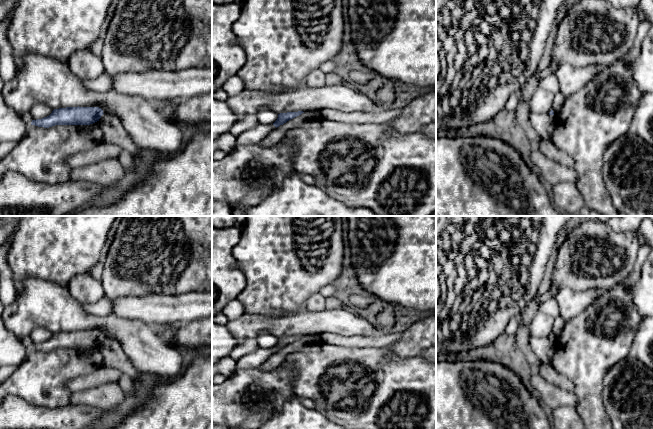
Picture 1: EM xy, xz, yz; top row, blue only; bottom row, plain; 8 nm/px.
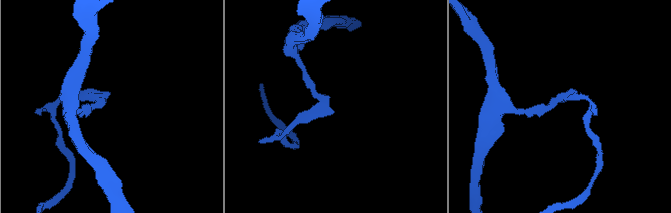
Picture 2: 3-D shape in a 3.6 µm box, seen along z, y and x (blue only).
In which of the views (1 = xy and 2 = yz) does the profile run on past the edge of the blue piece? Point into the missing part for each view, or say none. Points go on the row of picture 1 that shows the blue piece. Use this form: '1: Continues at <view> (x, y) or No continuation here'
1: No continuation here
2: No continuation here

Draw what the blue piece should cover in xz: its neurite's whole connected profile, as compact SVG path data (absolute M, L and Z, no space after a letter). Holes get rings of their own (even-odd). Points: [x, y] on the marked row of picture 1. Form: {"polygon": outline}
{"polygon": "M298 111L298 112L287 112L287 113L280 113L278 114L277 120L273 123L273 125L277 128L280 125L283 125L287 121L301 115L304 113L303 111Z"}

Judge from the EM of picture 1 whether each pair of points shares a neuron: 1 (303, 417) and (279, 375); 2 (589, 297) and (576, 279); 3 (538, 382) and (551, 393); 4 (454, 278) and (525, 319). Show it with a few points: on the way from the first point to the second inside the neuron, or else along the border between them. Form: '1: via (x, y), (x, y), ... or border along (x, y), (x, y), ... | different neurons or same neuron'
1: border along (295, 395), (275, 413) | different neurons
2: border along (561, 288), (598, 290) | different neurons
3: via (541, 385), (548, 392) | same neuron
4: border along (531, 300), (519, 316) | different neurons

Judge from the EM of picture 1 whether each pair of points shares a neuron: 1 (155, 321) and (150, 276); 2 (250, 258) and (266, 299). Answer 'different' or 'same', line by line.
1: different
2: same

